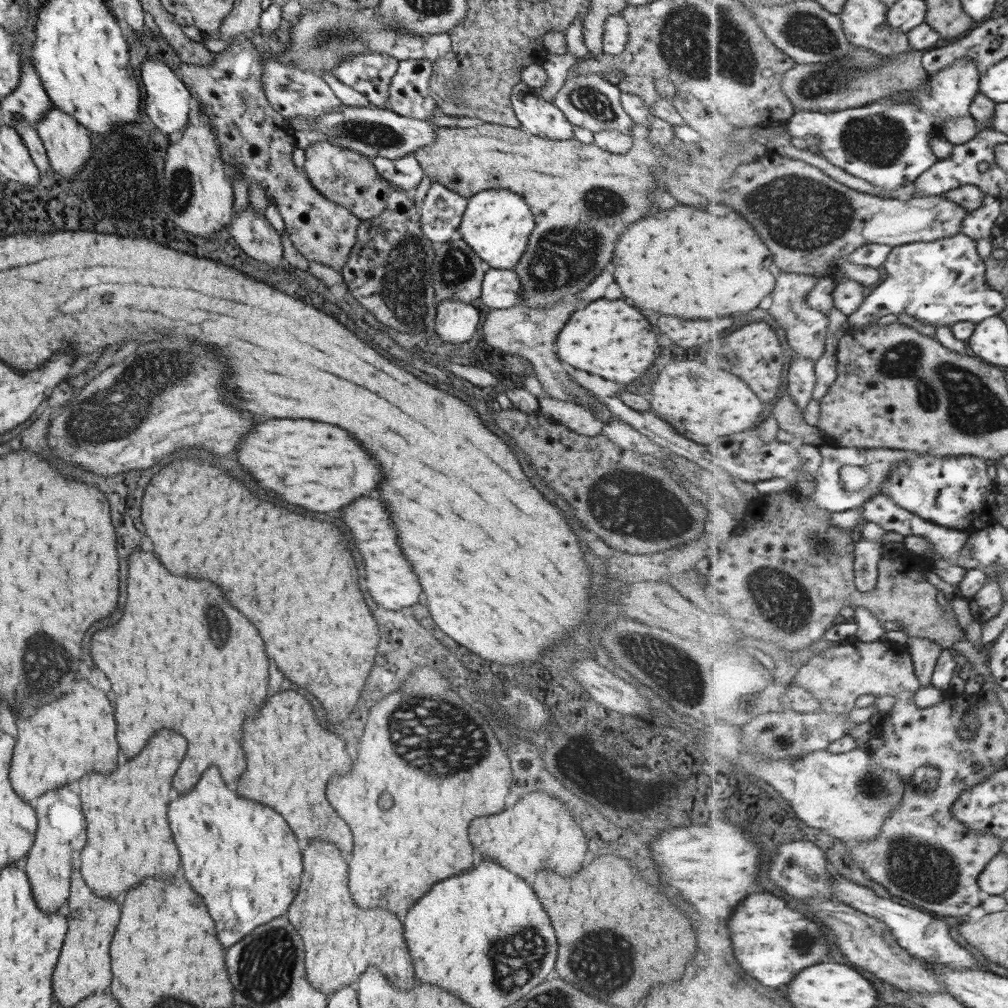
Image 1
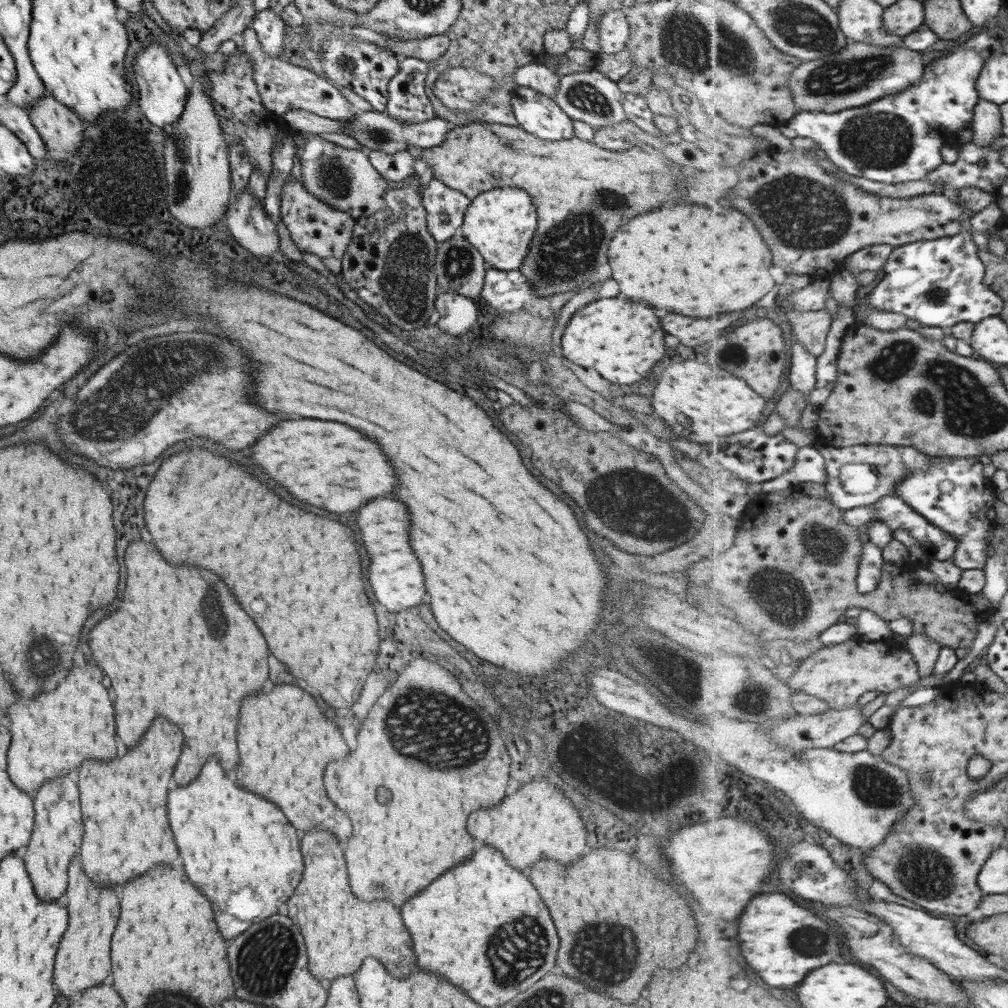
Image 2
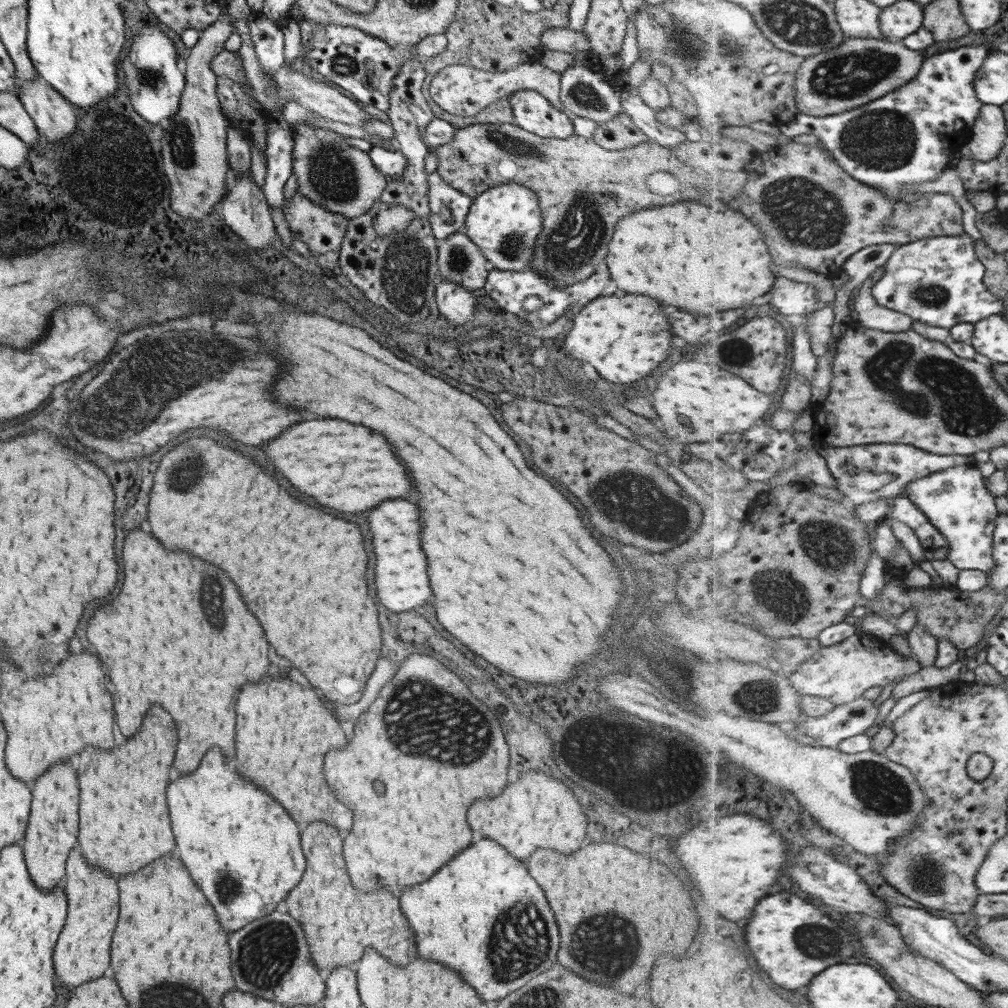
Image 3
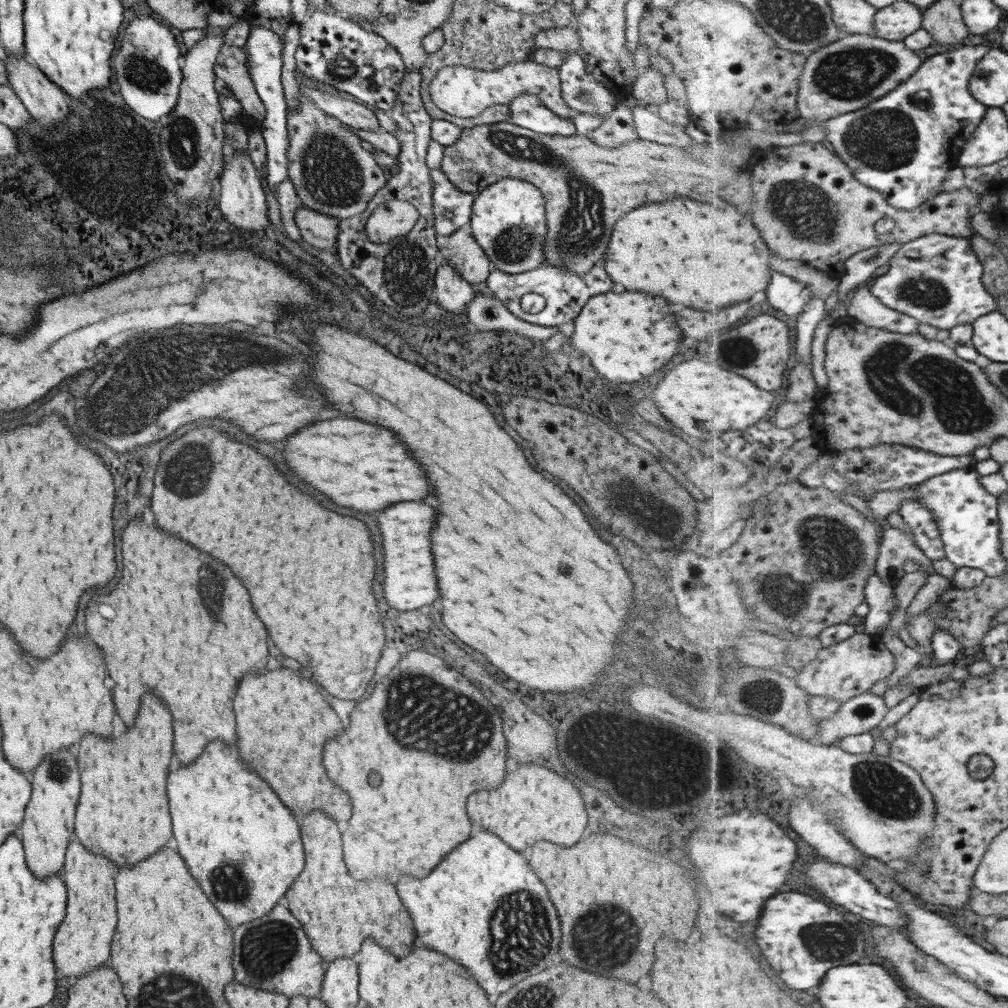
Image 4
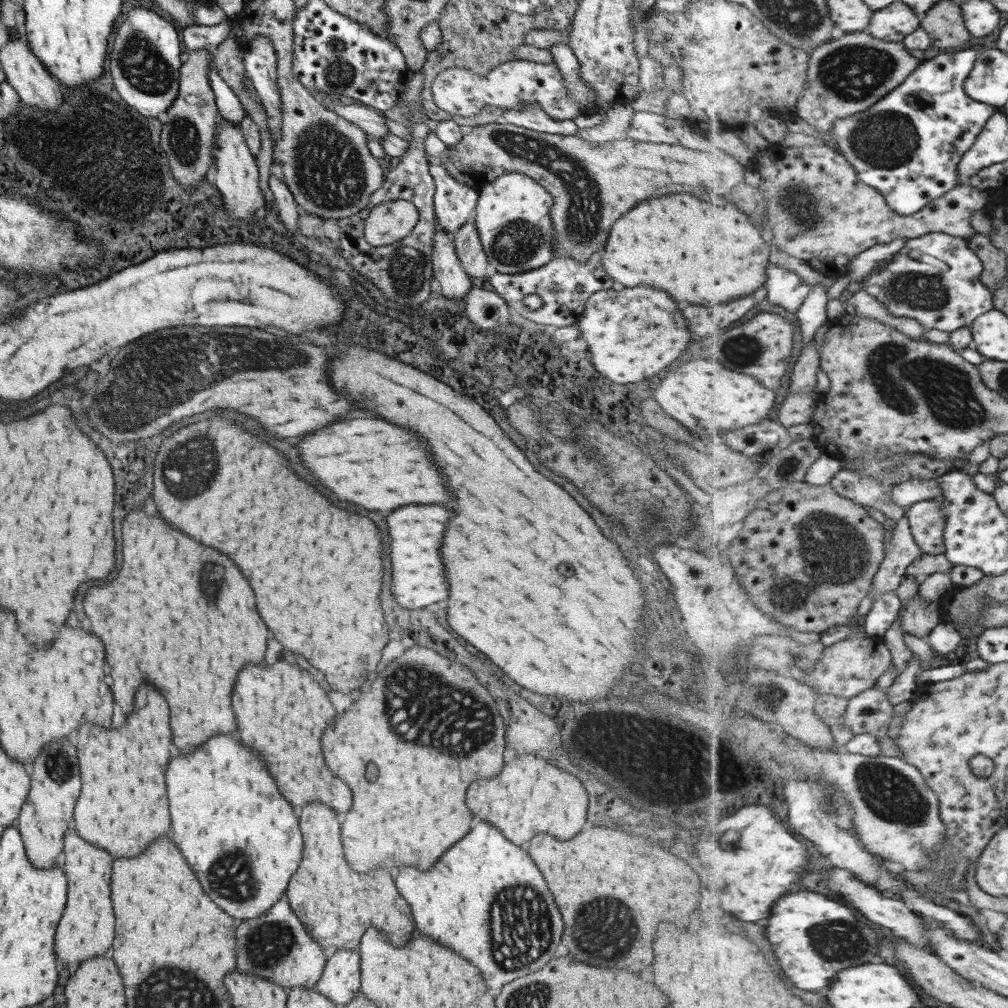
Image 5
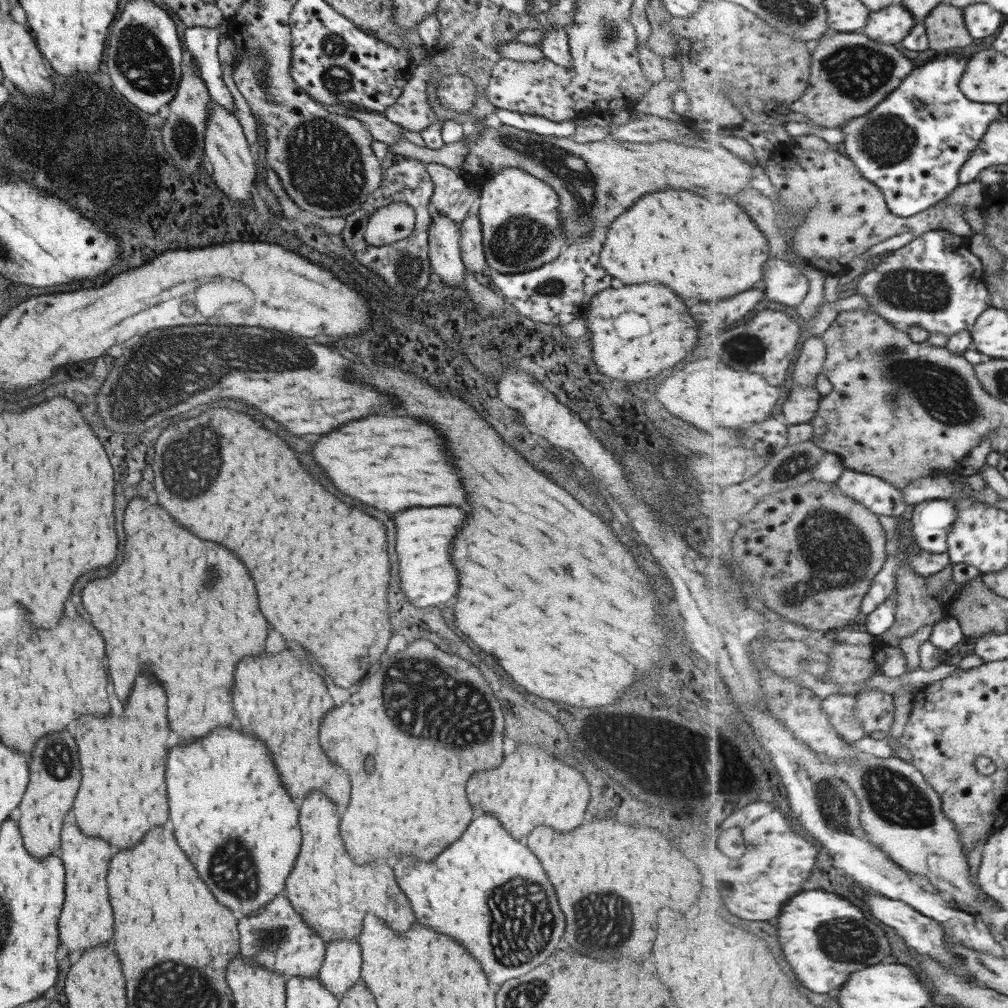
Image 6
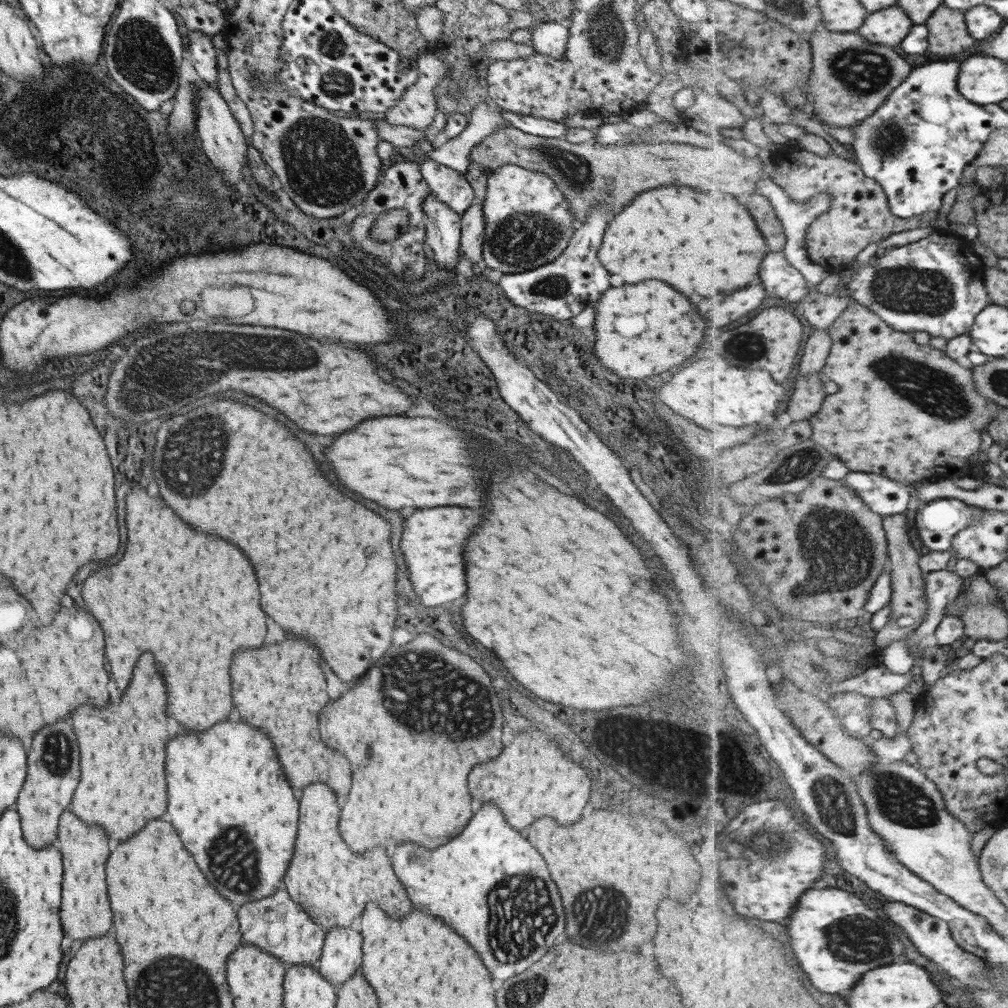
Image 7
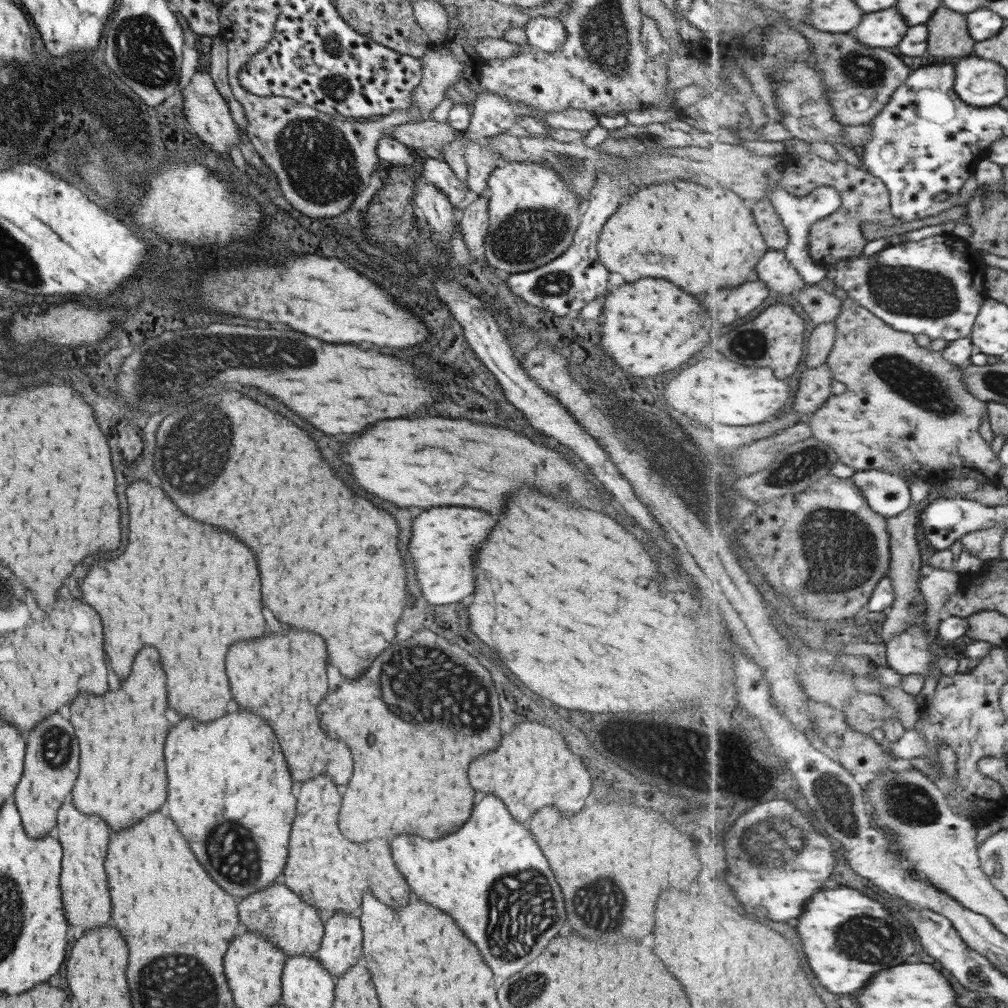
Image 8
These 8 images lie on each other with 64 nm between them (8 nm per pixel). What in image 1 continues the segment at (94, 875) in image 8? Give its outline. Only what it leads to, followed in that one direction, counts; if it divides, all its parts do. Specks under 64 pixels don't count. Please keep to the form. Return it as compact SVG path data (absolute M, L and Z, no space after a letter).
M78 870L70 875L70 894L65 908L68 934L60 950L60 958L54 970L54 996L62 1006L74 1006L82 998L102 992L112 982L110 972L110 940L120 920L120 906L110 898L98 898L84 882Z

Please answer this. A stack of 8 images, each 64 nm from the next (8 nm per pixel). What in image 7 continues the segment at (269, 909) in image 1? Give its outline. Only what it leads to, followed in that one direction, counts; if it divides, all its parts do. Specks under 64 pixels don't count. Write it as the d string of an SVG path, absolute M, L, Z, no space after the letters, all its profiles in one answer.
M230 720L218 722L204 732L186 730L186 734L178 734L166 746L166 780L170 822L210 884L224 898L238 902L235 908L270 896L283 886L298 836L298 800L292 794L268 734L250 724L230 724Z

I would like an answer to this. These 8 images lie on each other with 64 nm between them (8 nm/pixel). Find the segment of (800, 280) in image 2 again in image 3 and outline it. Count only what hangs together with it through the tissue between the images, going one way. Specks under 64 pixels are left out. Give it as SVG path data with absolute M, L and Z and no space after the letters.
M825 304L824 307L805 317L805 320L810 322L813 351L819 358L829 352L830 342L832 341L832 336L834 336L834 326L837 322L834 304Z

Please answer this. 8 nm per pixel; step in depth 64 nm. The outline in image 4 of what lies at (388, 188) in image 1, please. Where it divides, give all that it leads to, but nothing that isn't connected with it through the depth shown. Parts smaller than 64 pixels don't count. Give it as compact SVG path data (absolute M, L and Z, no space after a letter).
M300 92L298 96L300 107L287 109L287 130L288 130L288 158L287 174L292 182L298 199L303 206L310 210L318 210L320 214L328 214L332 218L350 218L370 209L370 201L386 184L386 174L374 159L374 154L362 147L362 139L353 131L352 127L342 123L326 111L322 111L314 105L314 101Z

